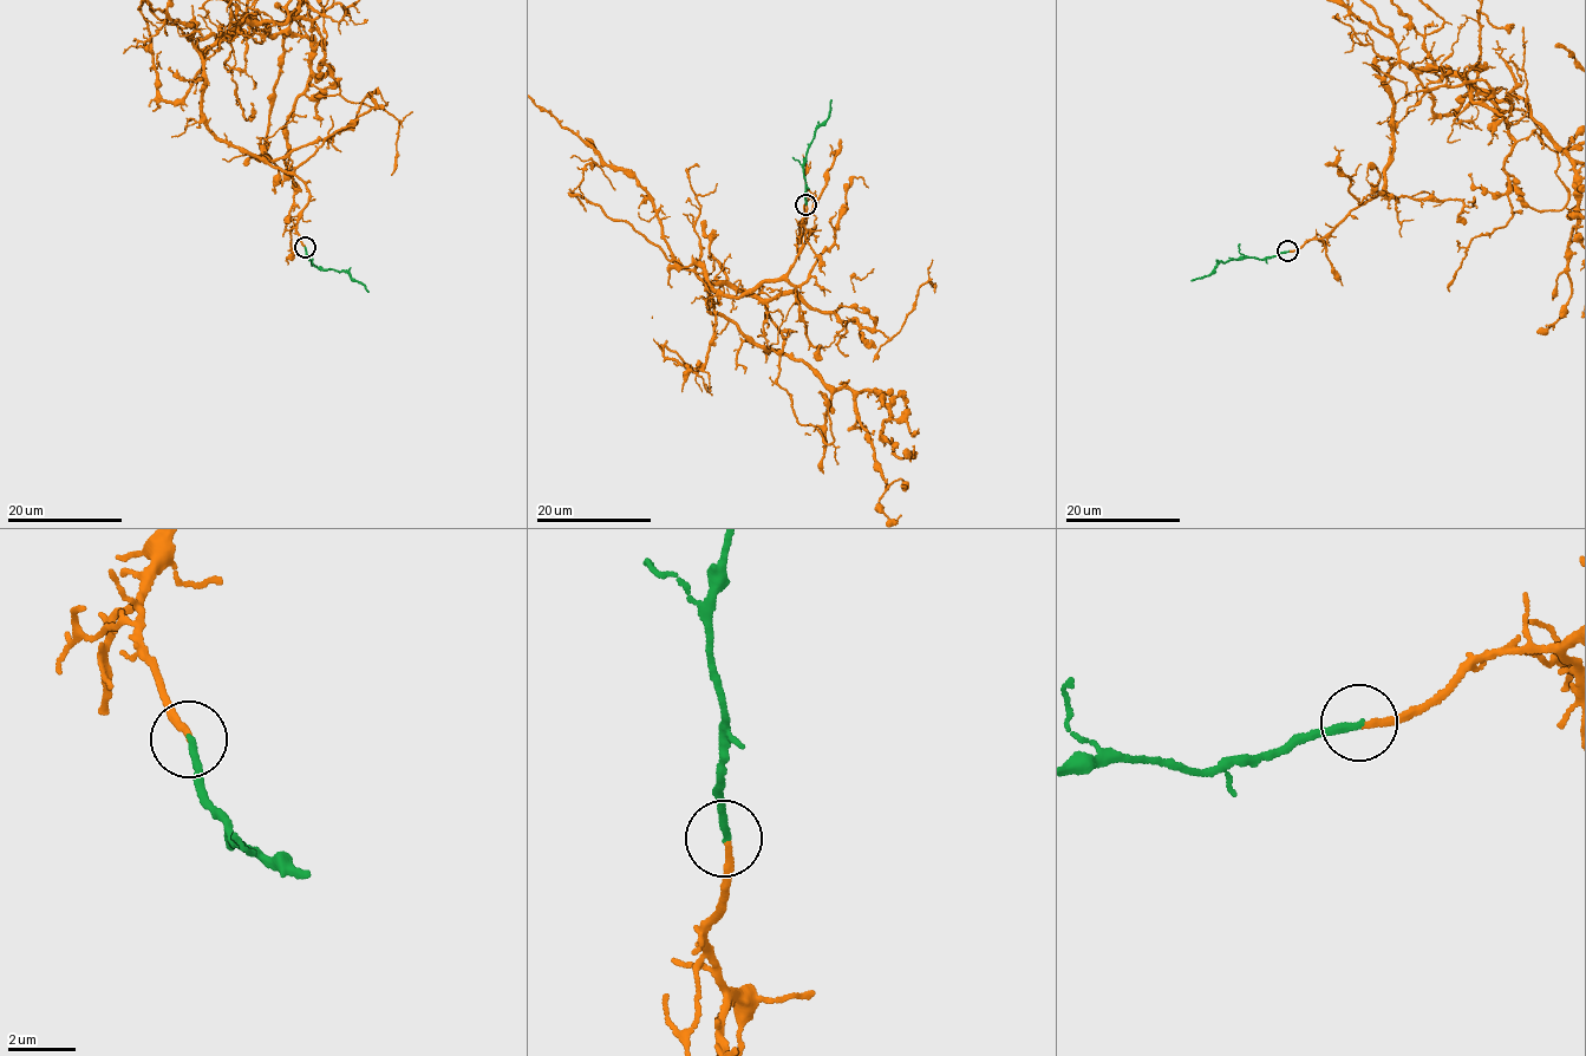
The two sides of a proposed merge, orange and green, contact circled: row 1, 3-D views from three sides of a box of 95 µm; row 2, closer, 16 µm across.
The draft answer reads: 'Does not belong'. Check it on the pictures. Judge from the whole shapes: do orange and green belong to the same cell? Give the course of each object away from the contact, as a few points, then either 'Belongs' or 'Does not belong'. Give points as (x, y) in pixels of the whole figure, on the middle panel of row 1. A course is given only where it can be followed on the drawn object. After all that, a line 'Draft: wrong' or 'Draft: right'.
Course of green: (805, 204), (803, 163), (817, 126), (829, 113), (831, 99). Belongs
Draft: wrong

